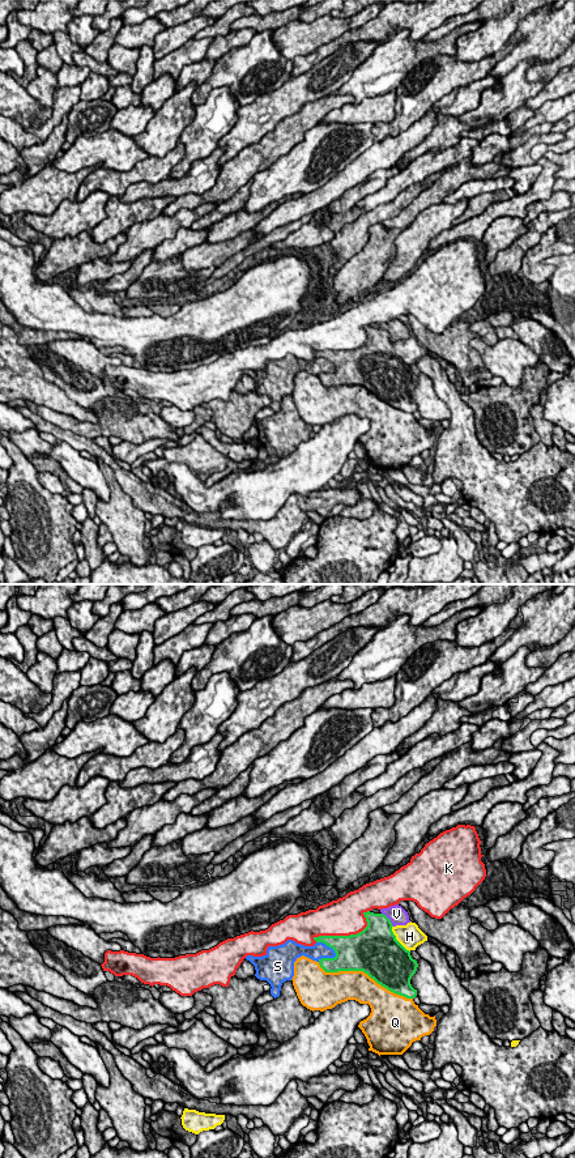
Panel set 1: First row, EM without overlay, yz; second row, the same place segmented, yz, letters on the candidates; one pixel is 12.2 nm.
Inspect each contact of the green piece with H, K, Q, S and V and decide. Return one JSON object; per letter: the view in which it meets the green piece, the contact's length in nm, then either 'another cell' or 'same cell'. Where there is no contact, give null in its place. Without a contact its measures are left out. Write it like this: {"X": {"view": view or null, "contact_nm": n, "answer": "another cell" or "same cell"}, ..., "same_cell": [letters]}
{"H": {"view": "yz", "contact_nm": 400, "answer": "another cell"}, "K": {"view": "yz", "contact_nm": 800, "answer": "another cell"}, "Q": {"view": "yz", "contact_nm": 1250, "answer": "another cell"}, "S": {"view": "yz", "contact_nm": 320, "answer": "another cell"}, "V": {"view": "yz", "contact_nm": 240, "answer": "another cell"}, "same_cell": []}

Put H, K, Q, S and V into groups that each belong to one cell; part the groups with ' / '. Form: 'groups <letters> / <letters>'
groups H / K / Q / S / V

